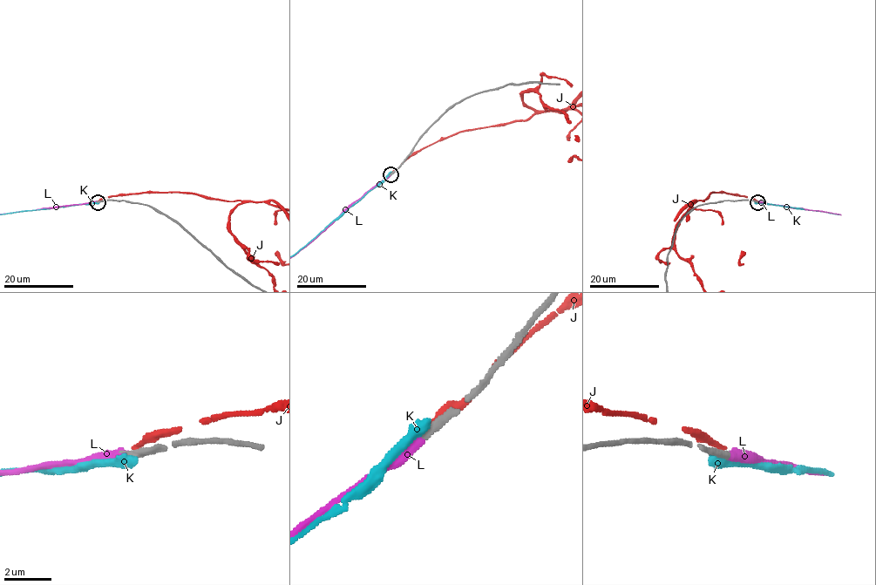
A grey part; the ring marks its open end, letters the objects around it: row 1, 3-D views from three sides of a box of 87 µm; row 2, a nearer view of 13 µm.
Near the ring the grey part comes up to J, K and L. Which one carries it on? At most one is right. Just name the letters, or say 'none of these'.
L

